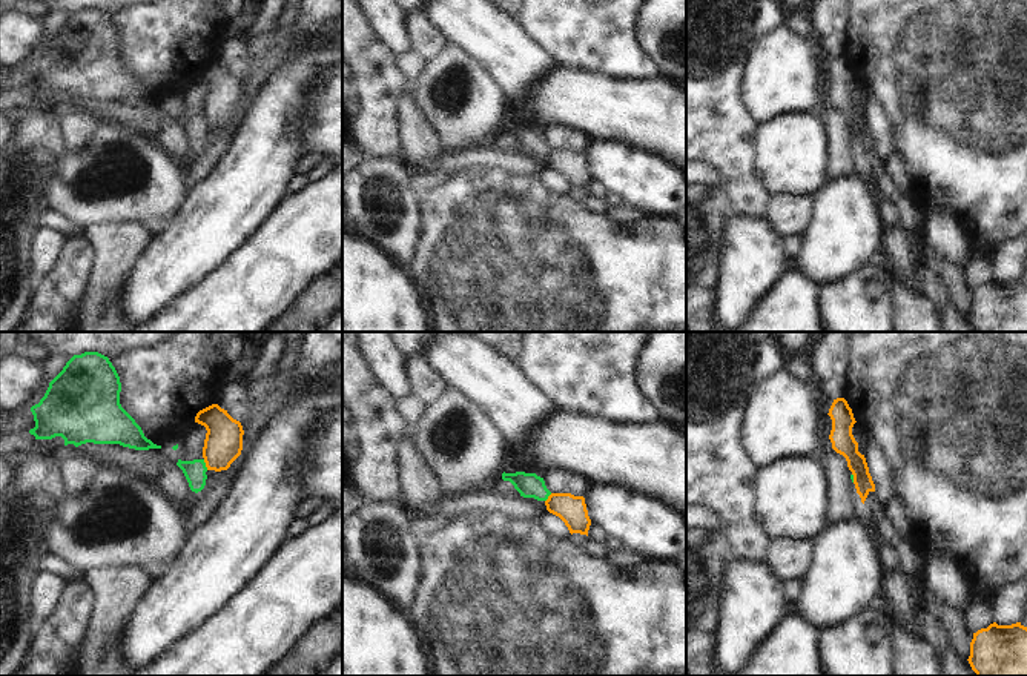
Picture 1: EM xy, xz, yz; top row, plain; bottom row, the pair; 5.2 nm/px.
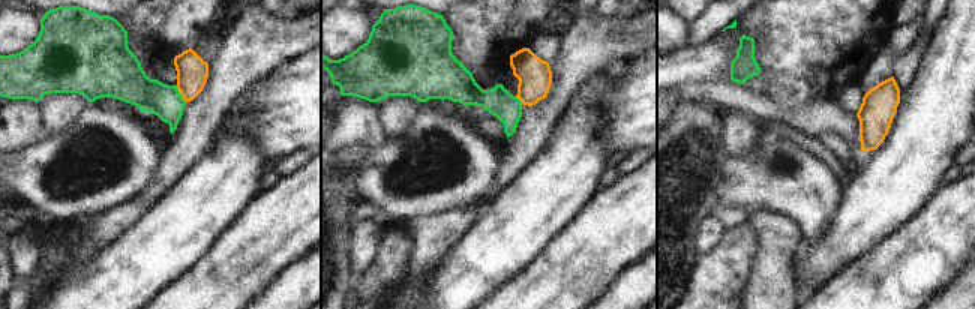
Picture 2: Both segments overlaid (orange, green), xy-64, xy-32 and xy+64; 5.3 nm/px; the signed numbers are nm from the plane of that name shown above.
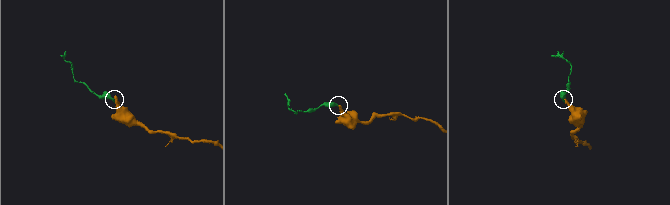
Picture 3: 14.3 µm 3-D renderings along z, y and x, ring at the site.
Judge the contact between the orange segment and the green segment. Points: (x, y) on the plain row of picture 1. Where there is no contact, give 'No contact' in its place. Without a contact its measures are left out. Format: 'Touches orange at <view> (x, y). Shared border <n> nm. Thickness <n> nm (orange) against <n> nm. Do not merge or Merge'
Touches orange at xy (206, 120). Shared border 60 nm. Thickness 200 nm (orange) against 110 nm. Do not merge

